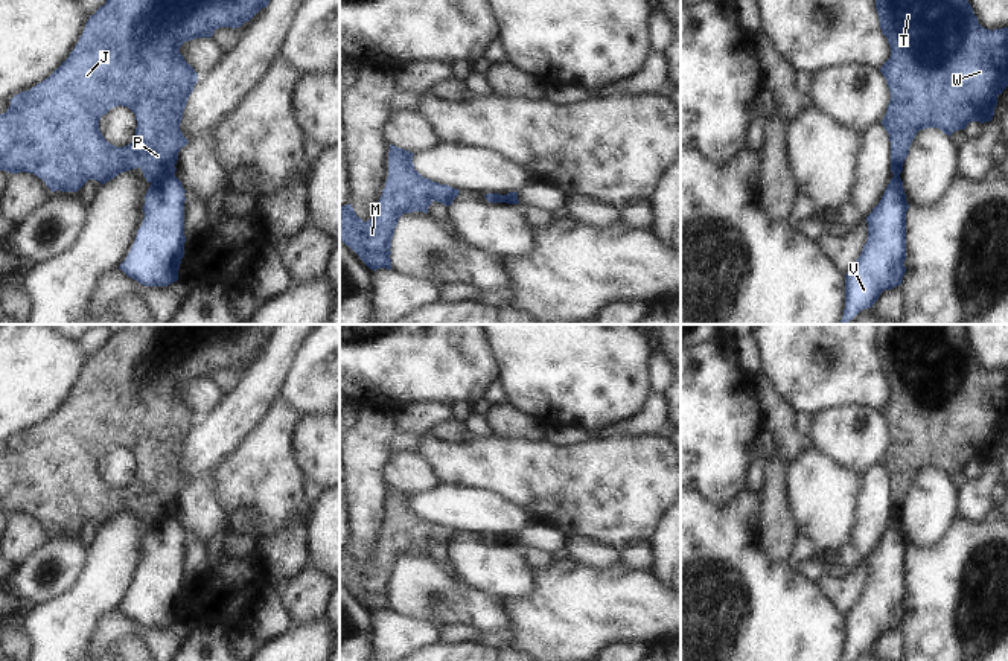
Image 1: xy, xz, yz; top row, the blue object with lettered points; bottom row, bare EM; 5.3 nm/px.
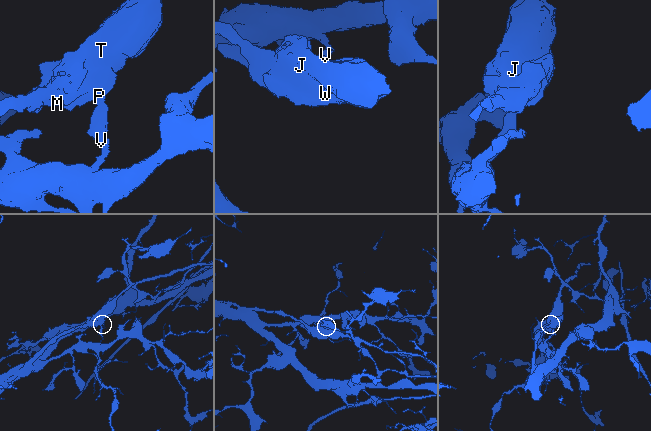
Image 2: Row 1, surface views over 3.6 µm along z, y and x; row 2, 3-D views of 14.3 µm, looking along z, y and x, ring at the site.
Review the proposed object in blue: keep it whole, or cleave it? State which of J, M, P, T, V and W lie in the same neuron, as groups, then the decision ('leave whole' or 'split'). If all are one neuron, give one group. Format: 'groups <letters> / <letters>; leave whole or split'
groups J M P T W / V; split

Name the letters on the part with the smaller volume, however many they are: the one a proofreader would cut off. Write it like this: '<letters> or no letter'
J, M, P, T, W

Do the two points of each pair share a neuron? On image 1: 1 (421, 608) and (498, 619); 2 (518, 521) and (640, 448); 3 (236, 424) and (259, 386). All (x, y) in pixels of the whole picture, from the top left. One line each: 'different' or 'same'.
1: same
2: different
3: same

